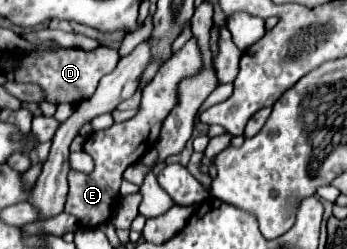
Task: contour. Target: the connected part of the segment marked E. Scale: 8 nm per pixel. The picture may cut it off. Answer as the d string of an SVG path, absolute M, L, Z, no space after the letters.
M192 37L190 41L184 43L182 49L178 49L174 53L174 57L170 61L166 61L160 67L154 81L142 89L142 103L140 103L138 113L132 119L128 119L124 123L114 123L110 129L88 135L82 149L92 157L94 169L90 173L80 173L74 169L68 171L70 191L68 191L68 201L66 201L66 213L74 215L80 225L100 227L102 223L110 221L114 207L118 203L118 189L120 189L122 173L126 171L126 167L138 163L142 159L142 155L156 145L164 119L178 103L180 81L186 77L198 75L200 69L202 69L202 51L200 51L196 39Z

